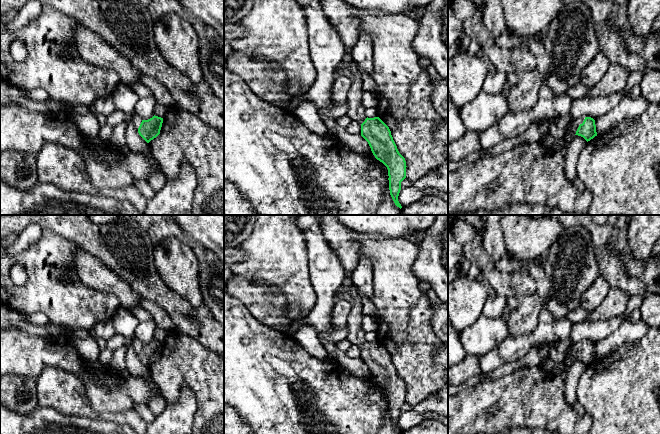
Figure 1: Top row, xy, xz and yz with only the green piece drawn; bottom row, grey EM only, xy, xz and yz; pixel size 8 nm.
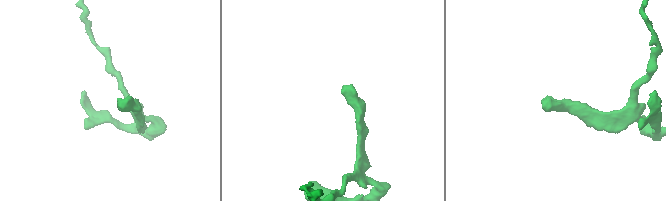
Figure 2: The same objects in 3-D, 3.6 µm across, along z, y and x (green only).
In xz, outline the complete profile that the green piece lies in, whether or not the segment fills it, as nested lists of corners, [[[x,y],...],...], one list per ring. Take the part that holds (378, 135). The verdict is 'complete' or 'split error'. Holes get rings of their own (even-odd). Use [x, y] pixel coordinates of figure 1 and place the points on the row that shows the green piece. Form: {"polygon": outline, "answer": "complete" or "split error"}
{"polygon": [[[352,61],[346,66],[339,65],[335,72],[346,76],[352,81],[347,94],[347,116],[361,124],[361,136],[368,142],[375,158],[388,169],[390,195],[397,207],[402,208],[398,201],[401,182],[406,178],[406,161],[399,153],[389,127],[379,118],[368,118],[362,106],[362,80],[359,66]]], "answer": "split error"}

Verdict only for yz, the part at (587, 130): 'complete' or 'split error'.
split error

